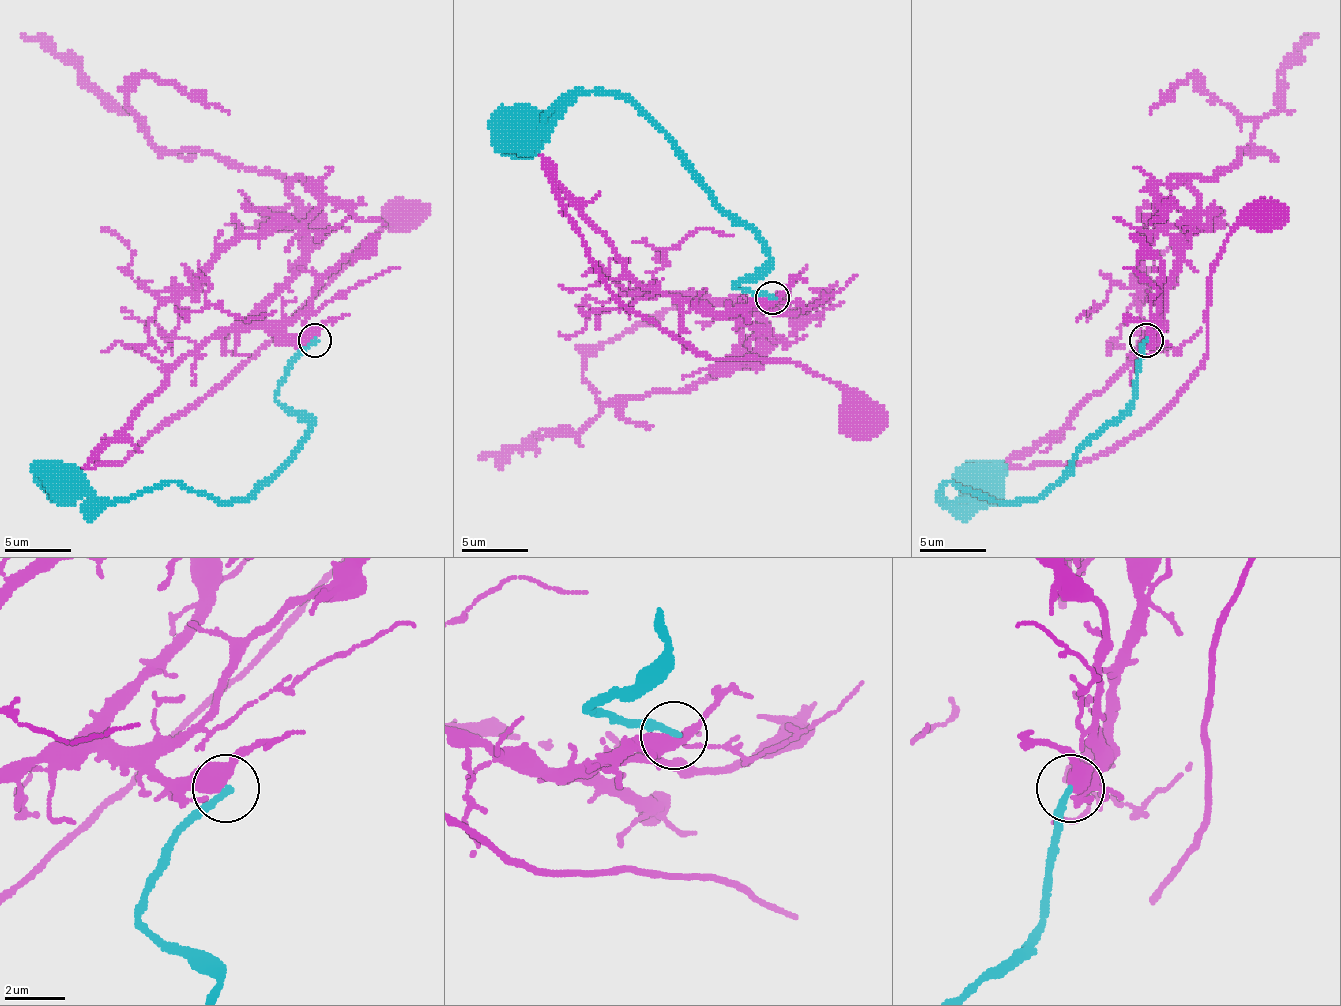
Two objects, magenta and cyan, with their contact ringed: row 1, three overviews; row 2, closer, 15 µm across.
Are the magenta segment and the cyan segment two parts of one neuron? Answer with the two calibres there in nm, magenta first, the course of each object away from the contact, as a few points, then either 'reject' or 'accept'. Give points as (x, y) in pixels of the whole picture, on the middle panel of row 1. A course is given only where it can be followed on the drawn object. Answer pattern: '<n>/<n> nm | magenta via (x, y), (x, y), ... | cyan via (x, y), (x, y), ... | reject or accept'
440/240 nm | magenta via (769, 298), (696, 312), (662, 295), (545, 165), (629, 308), (713, 359), (799, 362), (870, 439) | cyan via (773, 298), (733, 288), (749, 278), (769, 252), (713, 198), (672, 141), (632, 105), (589, 91), (532, 135) | reject

